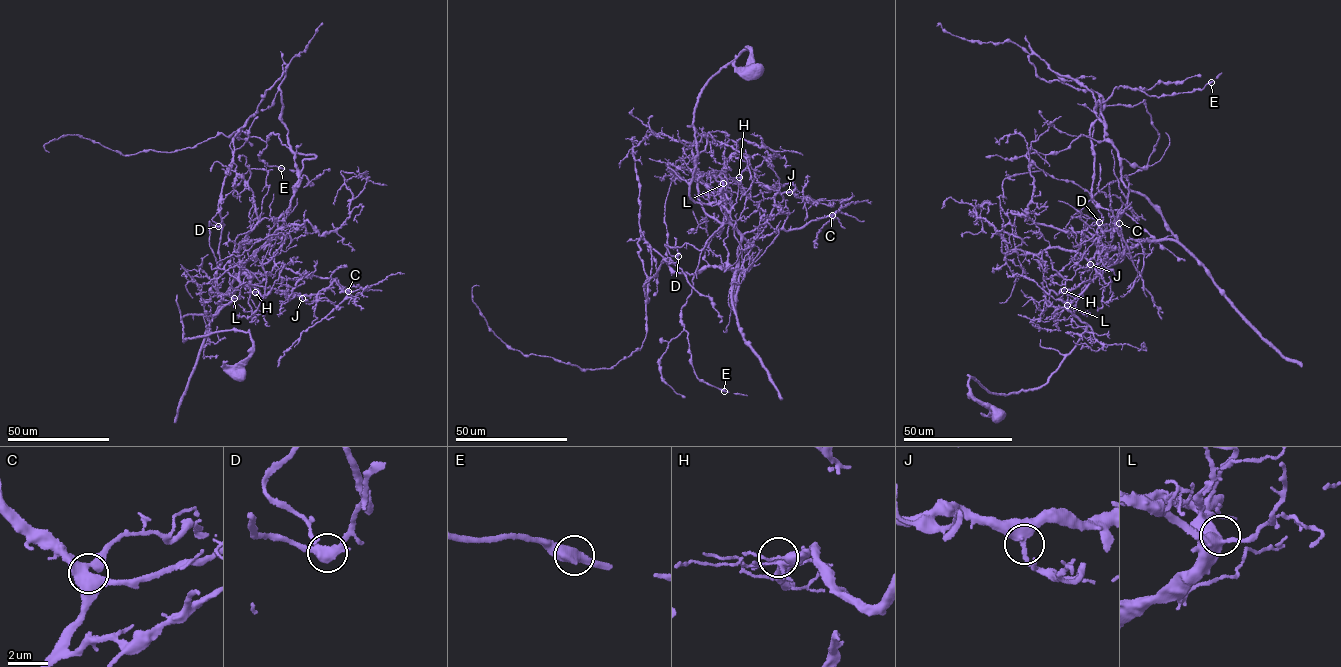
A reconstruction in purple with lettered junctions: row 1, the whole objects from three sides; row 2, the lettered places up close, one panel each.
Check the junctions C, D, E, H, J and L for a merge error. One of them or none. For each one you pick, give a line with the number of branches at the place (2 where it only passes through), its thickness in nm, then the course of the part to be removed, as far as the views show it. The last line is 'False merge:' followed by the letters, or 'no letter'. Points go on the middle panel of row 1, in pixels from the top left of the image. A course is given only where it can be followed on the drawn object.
False merge: no letter

